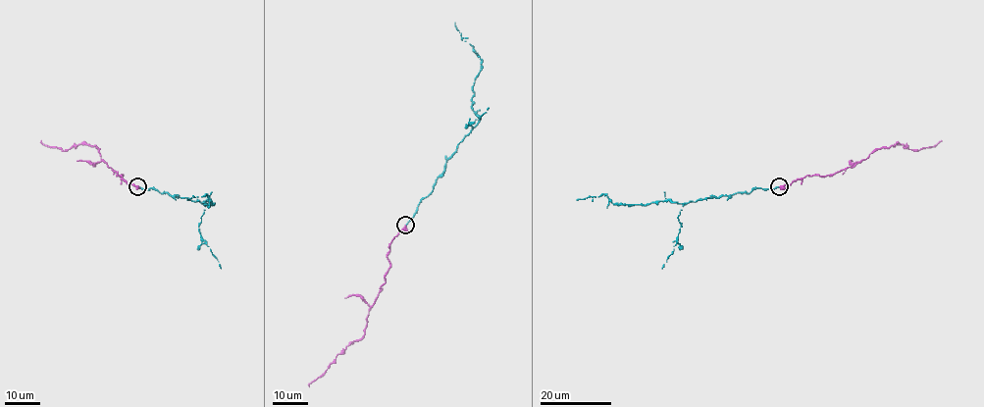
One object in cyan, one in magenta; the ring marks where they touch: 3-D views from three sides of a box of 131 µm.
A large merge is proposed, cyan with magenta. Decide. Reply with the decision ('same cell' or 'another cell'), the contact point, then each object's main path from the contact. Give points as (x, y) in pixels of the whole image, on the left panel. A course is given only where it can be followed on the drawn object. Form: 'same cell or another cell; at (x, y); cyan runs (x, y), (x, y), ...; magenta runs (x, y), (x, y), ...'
same cell; at (137, 186); cyan runs (138, 186), (202, 203), (212, 202), (206, 200), (205, 205), (214, 204), (206, 193), (187, 200); magenta runs (137, 186), (128, 183), (109, 167), (97, 147), (78, 144), (63, 151), (41, 140)

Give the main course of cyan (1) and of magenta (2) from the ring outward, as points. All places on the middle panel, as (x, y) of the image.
1: (406, 225), (419, 202), (432, 191), (445, 160), (480, 120), (472, 97), (482, 60), (462, 40), (455, 23)
2: (405, 225), (390, 242), (388, 258), (390, 267), (369, 311), (365, 334), (351, 341), (309, 386)

